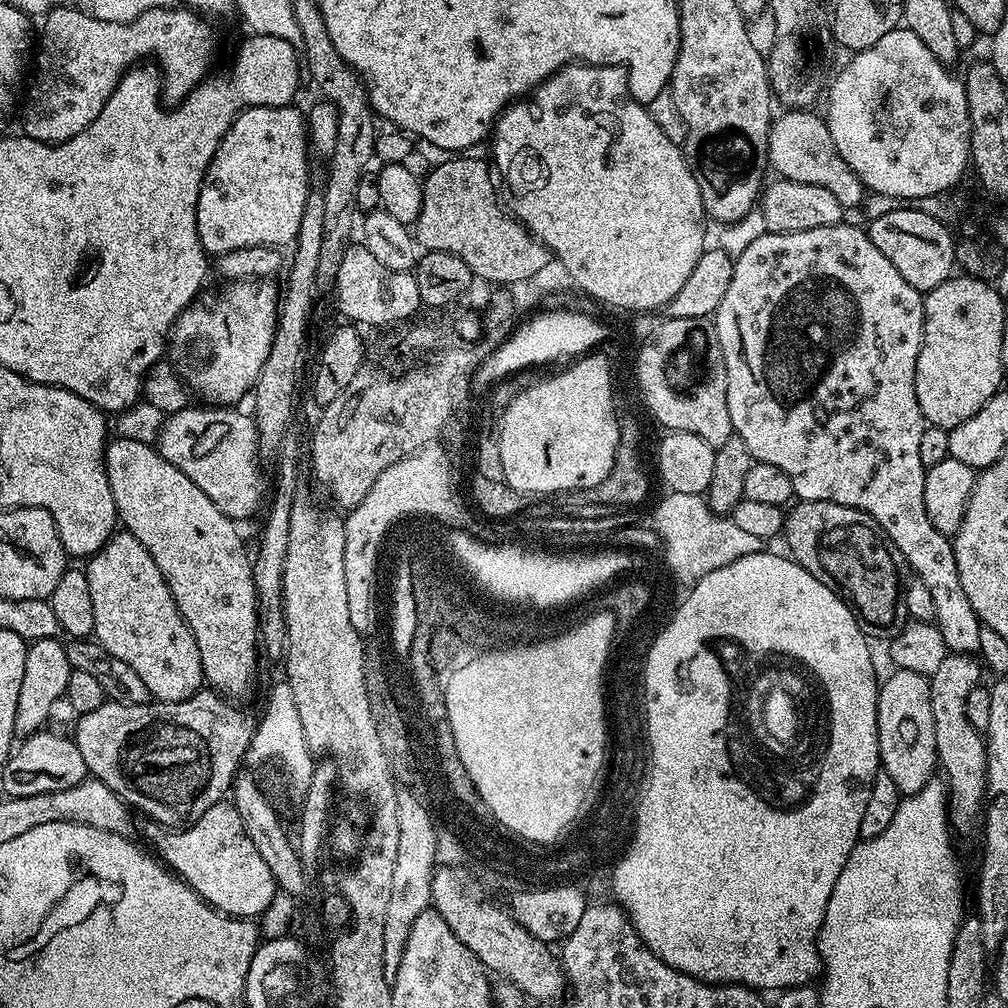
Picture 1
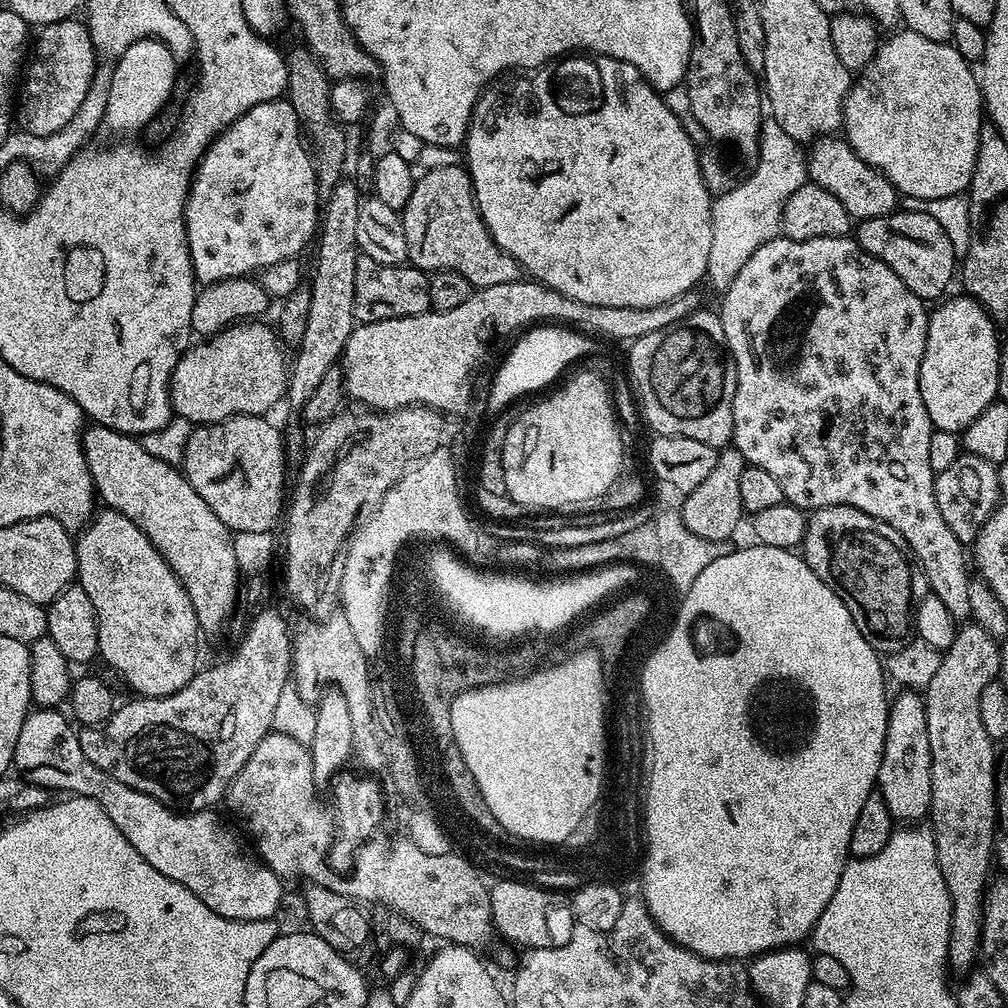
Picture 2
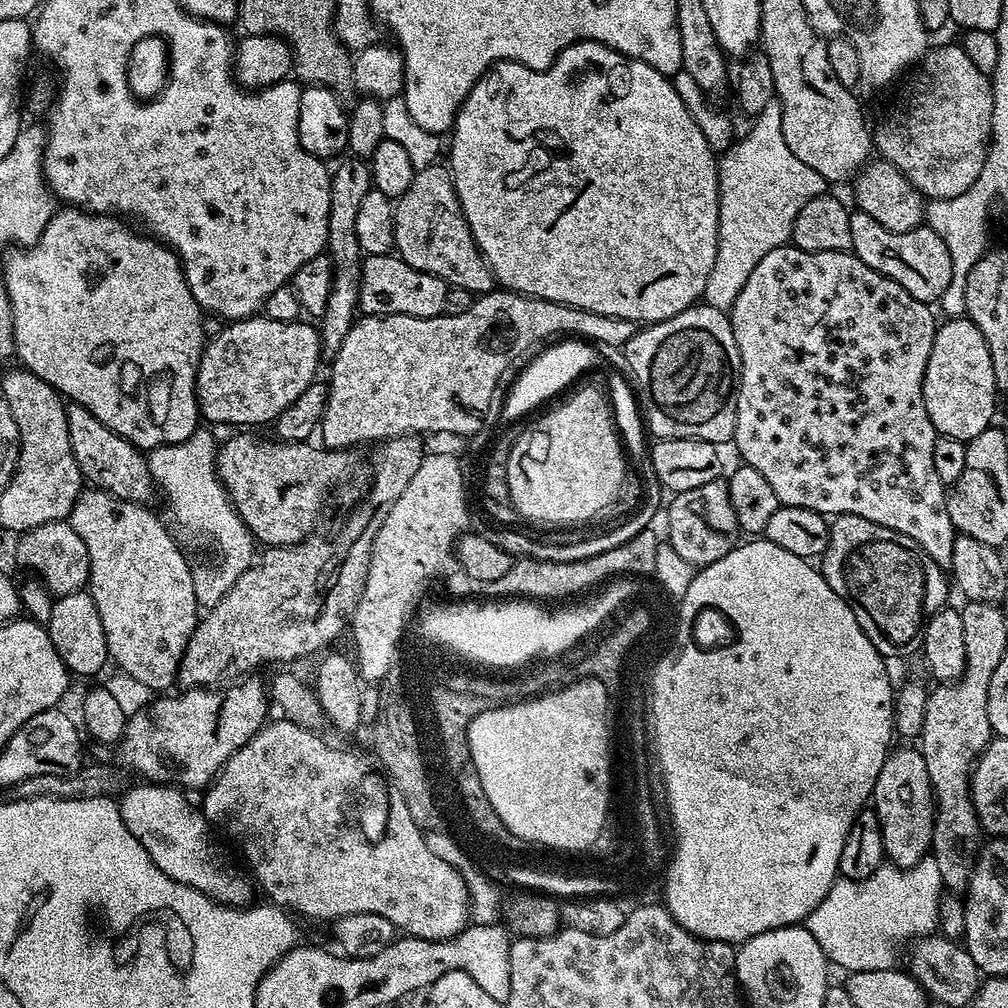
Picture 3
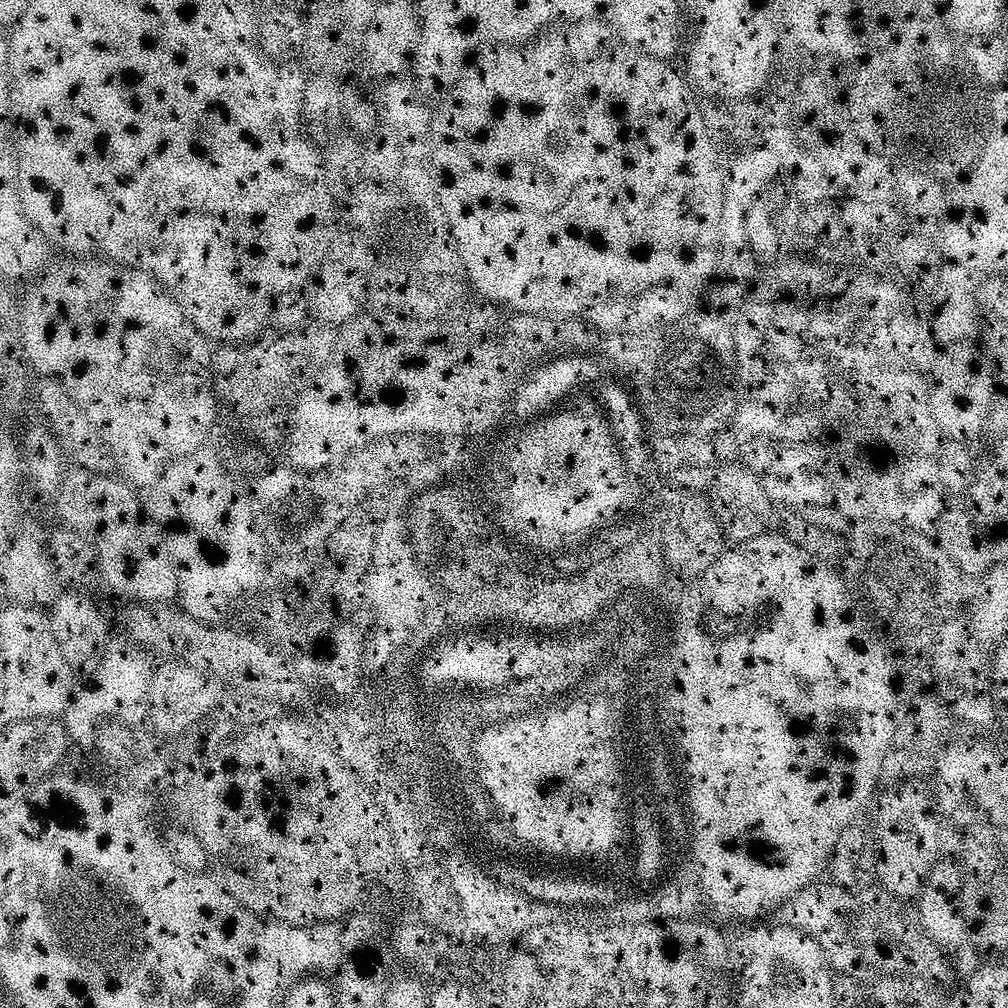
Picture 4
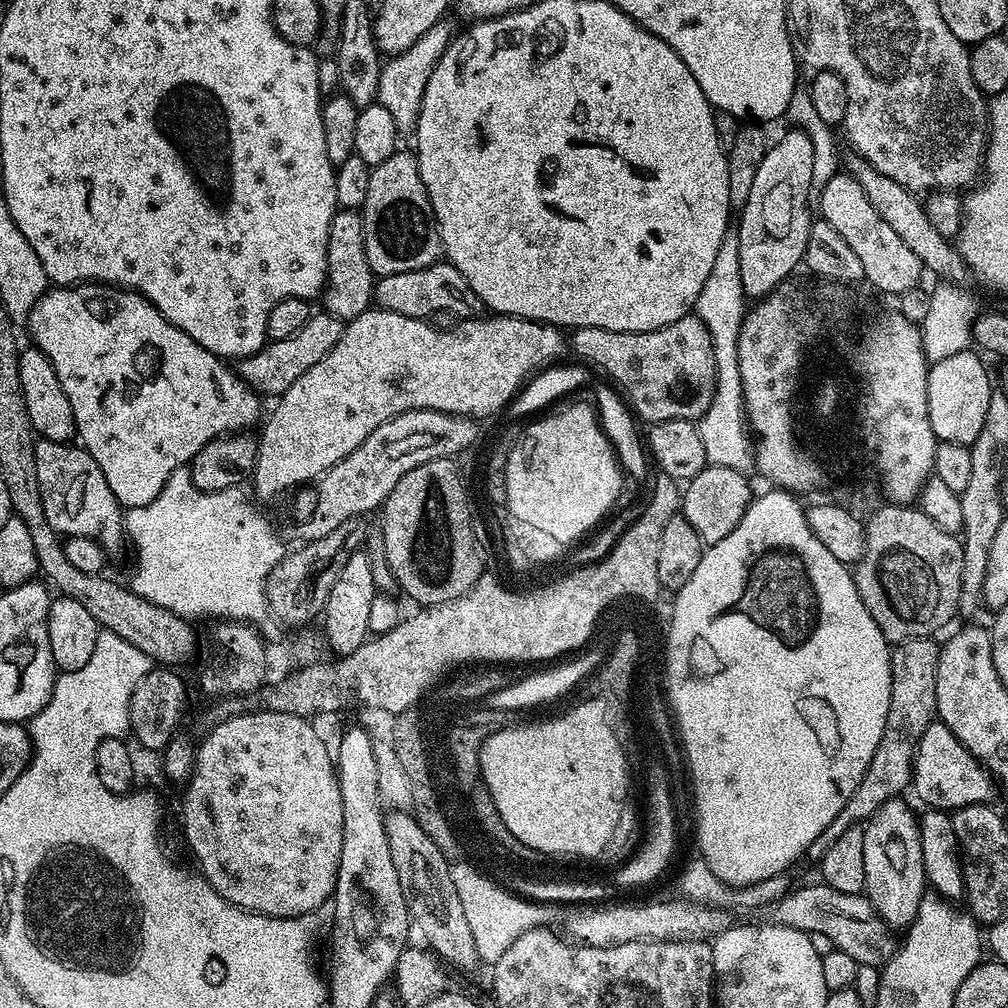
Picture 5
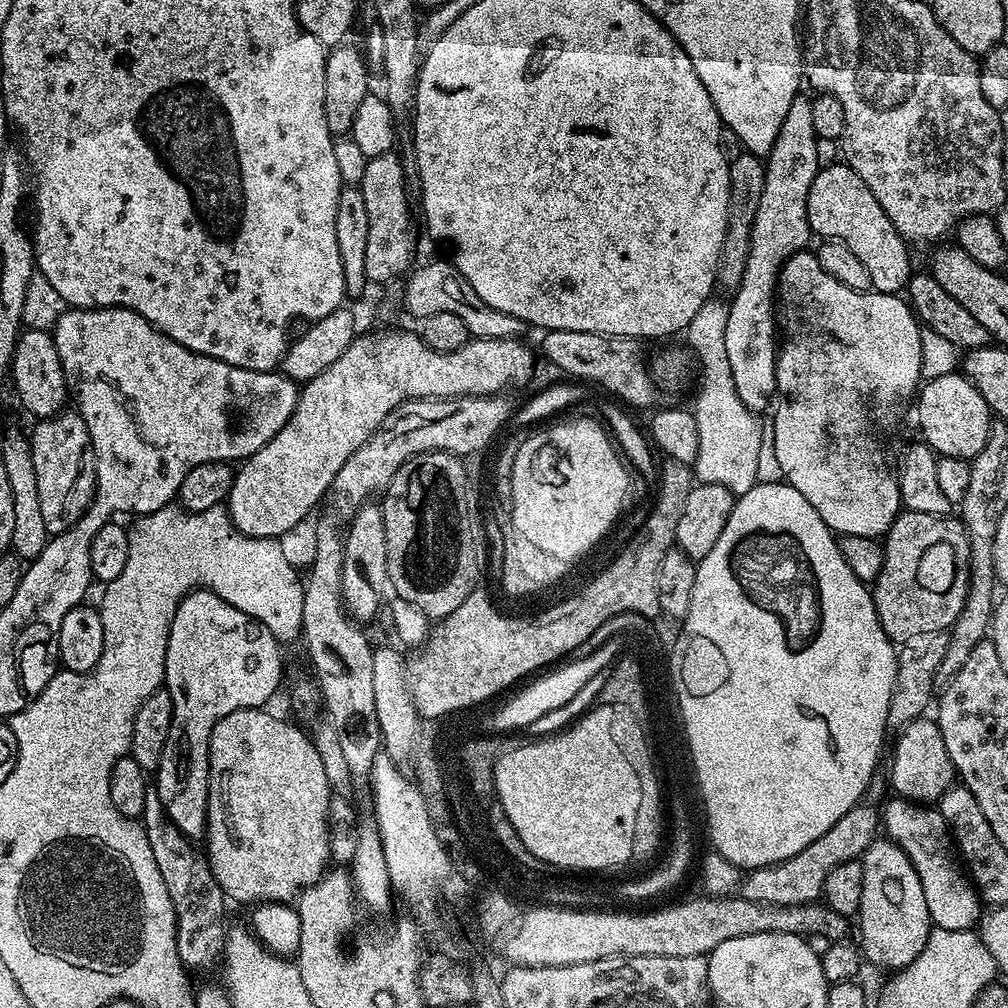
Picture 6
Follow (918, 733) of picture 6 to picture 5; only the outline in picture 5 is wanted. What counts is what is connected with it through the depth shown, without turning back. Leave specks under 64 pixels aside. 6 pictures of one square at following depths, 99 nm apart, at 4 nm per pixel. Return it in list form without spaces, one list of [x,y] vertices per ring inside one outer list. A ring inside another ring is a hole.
[[[934,722],[922,734],[916,747],[916,758],[912,765],[911,787],[916,788],[916,796],[924,804],[929,804],[932,810],[955,810],[987,804],[995,801],[998,785],[992,779],[991,772],[981,766],[972,757],[970,750],[958,742],[955,734],[939,722]]]

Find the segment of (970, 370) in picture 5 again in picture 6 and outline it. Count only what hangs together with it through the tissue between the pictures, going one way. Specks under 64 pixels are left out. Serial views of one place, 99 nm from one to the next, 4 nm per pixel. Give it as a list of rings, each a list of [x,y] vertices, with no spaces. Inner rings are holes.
[[[959,371],[942,374],[942,378],[927,381],[919,389],[915,404],[916,424],[924,435],[921,436],[923,443],[927,444],[937,457],[949,456],[971,462],[982,450],[982,446],[986,446],[990,426],[994,423],[994,414],[988,408],[986,398],[982,398],[971,380]]]

